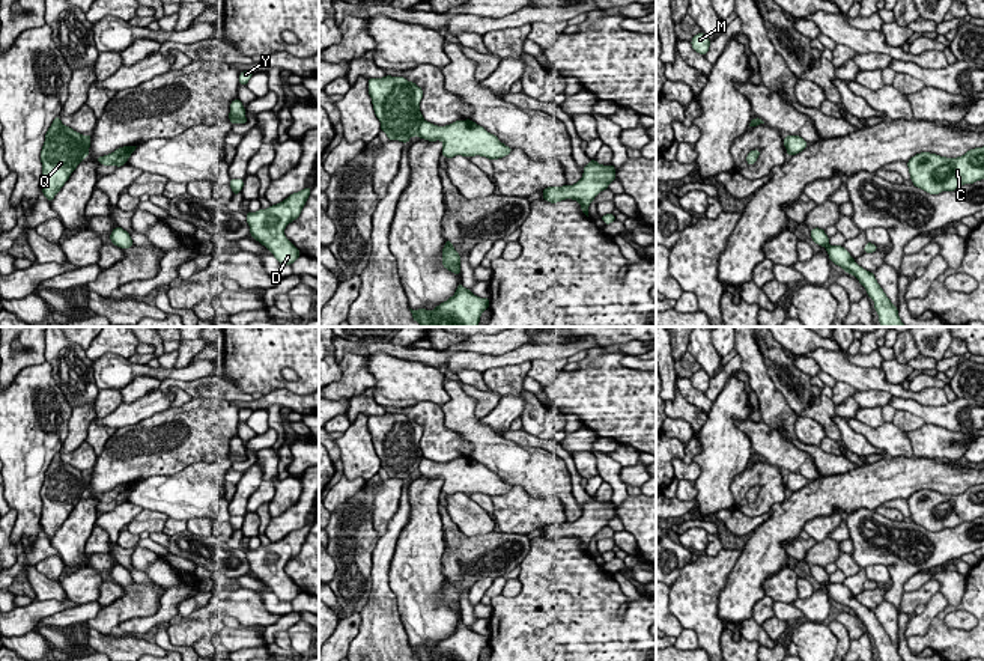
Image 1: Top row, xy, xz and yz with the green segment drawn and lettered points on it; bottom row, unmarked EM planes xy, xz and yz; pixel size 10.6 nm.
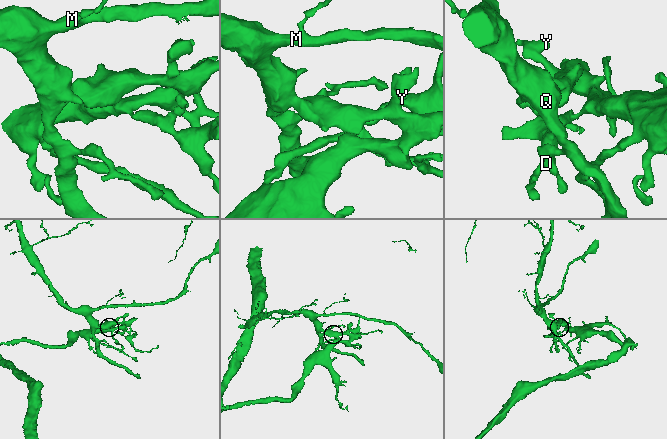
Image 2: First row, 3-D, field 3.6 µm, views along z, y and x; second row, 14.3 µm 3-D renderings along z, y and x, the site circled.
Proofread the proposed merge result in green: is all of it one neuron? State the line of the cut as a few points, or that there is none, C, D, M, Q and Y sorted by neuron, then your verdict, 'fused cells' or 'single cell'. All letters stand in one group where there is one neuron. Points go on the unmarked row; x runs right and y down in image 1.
cut in xz along (423, 456), (416, 472); C D Y / M Q; fused cells

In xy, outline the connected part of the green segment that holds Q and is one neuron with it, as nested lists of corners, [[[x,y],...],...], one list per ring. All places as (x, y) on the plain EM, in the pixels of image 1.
[[[57,453],[45,471],[41,488],[41,525],[48,539],[60,528],[86,491],[84,473],[65,464]]]

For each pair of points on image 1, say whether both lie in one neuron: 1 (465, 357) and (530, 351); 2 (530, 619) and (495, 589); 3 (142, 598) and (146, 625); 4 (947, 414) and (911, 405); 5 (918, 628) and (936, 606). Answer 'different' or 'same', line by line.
1: same
2: different
3: different
4: same
5: same

